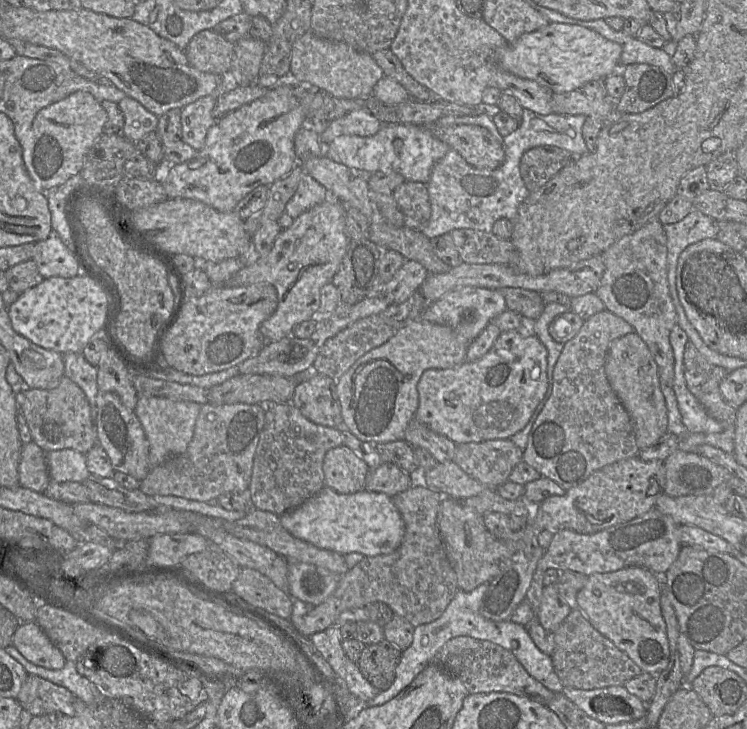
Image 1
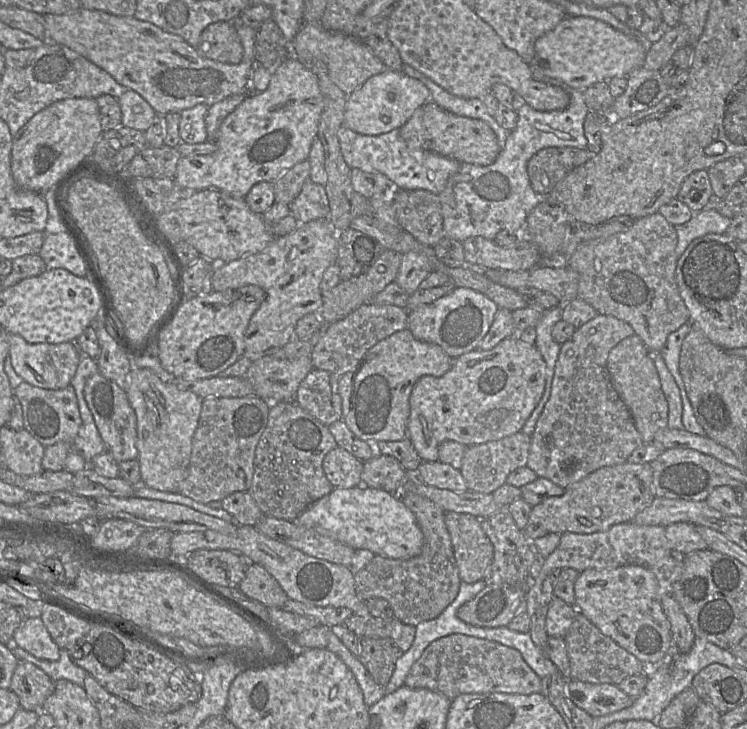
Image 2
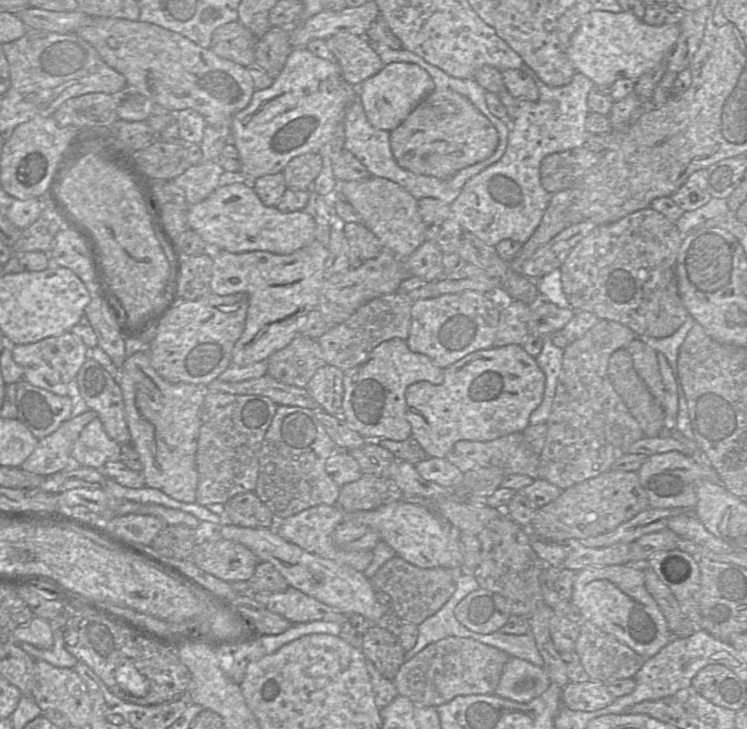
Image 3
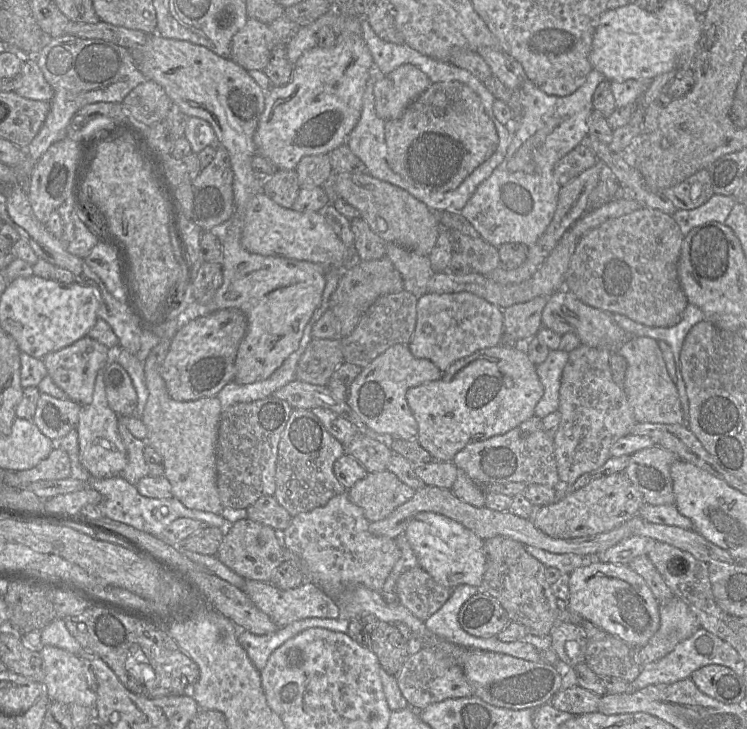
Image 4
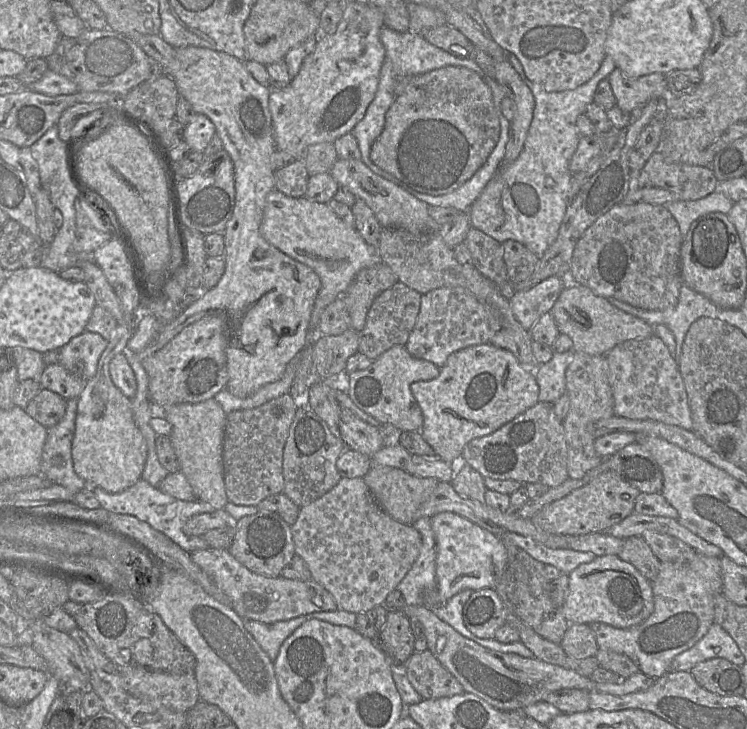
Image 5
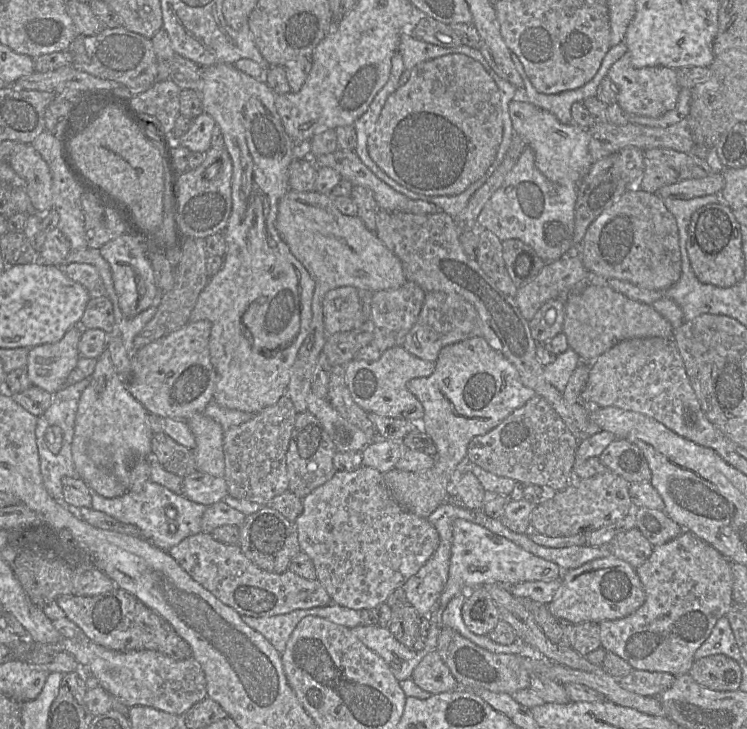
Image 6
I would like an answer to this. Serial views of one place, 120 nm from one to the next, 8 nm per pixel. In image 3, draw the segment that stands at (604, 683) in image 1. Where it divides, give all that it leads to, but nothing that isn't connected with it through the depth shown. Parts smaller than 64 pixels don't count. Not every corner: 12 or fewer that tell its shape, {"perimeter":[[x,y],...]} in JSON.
{"perimeter":[[590,621],[575,652],[590,681],[633,678],[646,658]]}

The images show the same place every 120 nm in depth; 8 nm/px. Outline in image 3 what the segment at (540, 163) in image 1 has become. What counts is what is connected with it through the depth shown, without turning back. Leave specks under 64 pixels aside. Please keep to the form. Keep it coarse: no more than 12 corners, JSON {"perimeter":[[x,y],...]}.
{"perimeter":[[586,146],[547,155],[542,187],[577,186],[601,156]]}

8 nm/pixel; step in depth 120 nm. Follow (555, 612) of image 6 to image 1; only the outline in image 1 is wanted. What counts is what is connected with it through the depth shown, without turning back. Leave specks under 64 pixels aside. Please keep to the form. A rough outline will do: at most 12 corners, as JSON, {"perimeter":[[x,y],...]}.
{"perimeter":[[629,566],[577,593],[591,625],[659,675],[669,663],[661,579]]}

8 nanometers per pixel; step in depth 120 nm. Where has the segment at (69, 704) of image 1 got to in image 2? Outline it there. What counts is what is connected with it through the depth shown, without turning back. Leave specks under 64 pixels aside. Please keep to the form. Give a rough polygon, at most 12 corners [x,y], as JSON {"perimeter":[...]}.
{"perimeter":[[18,661],[10,689],[21,708],[41,712],[55,682]]}

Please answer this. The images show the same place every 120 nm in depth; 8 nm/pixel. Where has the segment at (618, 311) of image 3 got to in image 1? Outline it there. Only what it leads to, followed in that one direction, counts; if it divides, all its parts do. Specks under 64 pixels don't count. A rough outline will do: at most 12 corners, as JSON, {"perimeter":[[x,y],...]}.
{"perimeter":[[664,225],[601,254],[595,294],[648,346],[673,387]]}

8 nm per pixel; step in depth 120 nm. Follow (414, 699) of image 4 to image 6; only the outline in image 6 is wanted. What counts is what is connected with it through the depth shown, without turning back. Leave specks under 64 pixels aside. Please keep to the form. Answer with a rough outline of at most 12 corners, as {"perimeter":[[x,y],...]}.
{"perimeter":[[437,651],[415,667],[411,679],[438,694],[460,688]]}

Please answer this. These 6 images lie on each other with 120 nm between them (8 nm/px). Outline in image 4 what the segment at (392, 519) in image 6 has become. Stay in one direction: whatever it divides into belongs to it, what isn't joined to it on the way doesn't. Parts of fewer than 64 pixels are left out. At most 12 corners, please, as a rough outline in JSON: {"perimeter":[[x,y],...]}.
{"perimeter":[[348,492],[292,517],[283,546],[338,604],[401,557]]}

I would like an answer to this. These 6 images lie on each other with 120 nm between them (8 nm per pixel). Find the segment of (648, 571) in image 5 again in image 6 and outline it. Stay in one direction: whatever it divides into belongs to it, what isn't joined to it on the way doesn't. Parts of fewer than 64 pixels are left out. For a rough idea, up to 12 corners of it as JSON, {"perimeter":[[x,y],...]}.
{"perimeter":[[638,528],[617,534],[606,546],[637,569],[653,546]]}

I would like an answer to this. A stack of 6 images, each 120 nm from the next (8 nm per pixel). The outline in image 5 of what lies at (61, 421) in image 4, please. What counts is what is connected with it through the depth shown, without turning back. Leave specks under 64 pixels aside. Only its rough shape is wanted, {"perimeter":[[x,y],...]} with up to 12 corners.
{"perimeter":[[42,388],[24,410],[49,428],[65,415],[66,401]]}

